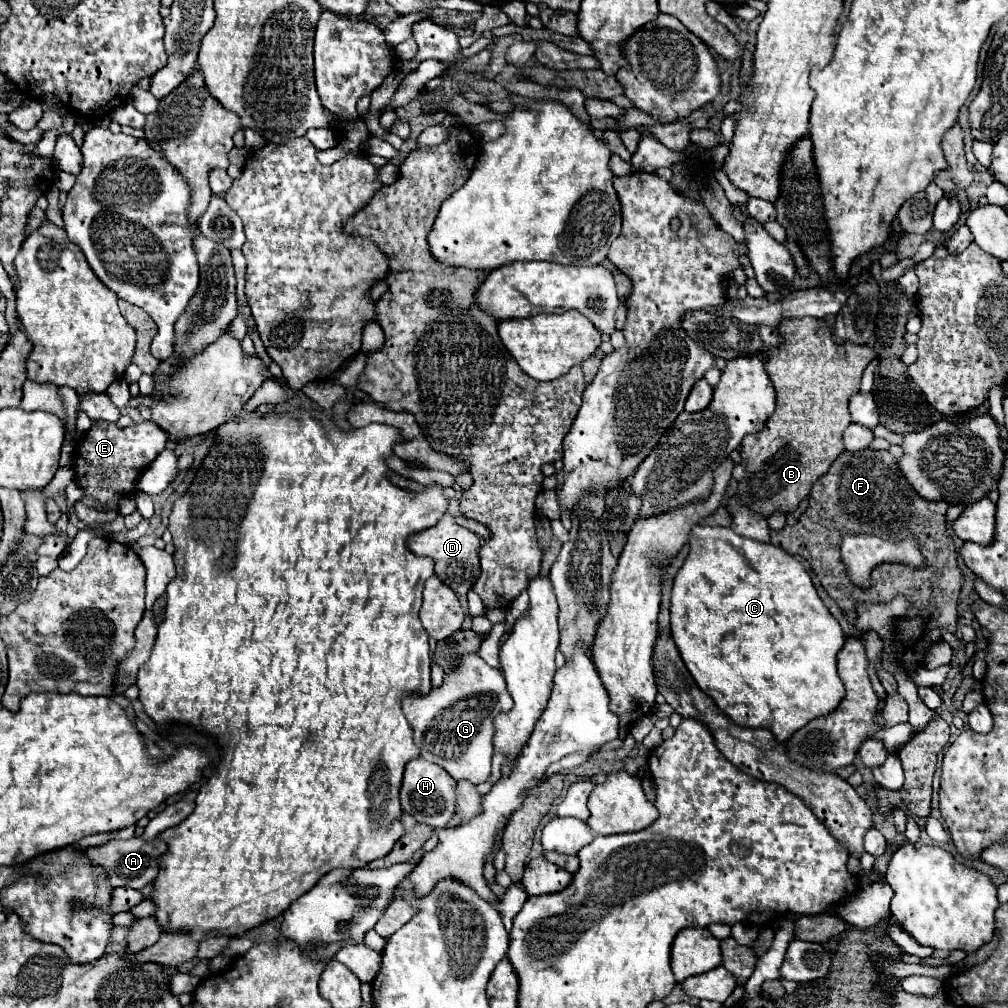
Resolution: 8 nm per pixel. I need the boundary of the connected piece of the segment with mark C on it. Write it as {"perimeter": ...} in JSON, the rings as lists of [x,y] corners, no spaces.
{"perimeter":[[[694,525],[690,531],[690,553],[684,561],[684,565],[680,567],[680,571],[674,577],[674,587],[672,587],[672,605],[670,605],[670,623],[672,623],[672,639],[680,651],[680,657],[684,661],[684,665],[688,667],[690,675],[694,677],[694,681],[698,683],[698,687],[710,695],[716,705],[728,715],[732,717],[734,723],[742,725],[742,727],[752,727],[752,729],[770,729],[774,733],[774,737],[782,743],[790,737],[792,731],[804,727],[808,721],[830,713],[836,709],[836,705],[842,701],[844,697],[844,685],[836,673],[836,655],[844,645],[844,633],[838,625],[838,621],[832,617],[832,613],[826,609],[826,605],[822,603],[822,599],[818,597],[812,579],[808,575],[808,571],[804,569],[804,565],[784,553],[784,549],[772,545],[772,543],[760,543],[754,539],[746,539],[740,537],[738,533],[734,533],[730,527],[710,527],[710,525]]]}

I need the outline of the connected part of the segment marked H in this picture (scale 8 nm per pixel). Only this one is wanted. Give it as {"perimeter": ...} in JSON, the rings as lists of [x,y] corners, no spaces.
{"perimeter":[[[422,757],[412,759],[404,771],[404,781],[402,781],[402,791],[400,791],[402,809],[420,823],[426,823],[434,829],[444,827],[454,815],[454,803],[456,803],[454,785],[456,781],[440,765],[428,763]]]}

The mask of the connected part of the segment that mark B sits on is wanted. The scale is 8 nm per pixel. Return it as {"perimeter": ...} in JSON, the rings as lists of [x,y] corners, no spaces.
{"perimeter":[[[802,317],[782,319],[778,325],[782,337],[780,347],[772,347],[764,357],[764,367],[776,389],[776,411],[764,423],[762,433],[748,435],[742,441],[742,461],[746,463],[746,479],[738,485],[738,495],[744,505],[770,517],[774,511],[790,513],[810,493],[814,481],[822,477],[834,459],[844,451],[842,433],[850,425],[848,401],[860,389],[860,379],[868,363],[874,359],[874,349],[868,345],[856,345],[850,341],[836,343],[832,325],[826,319]]]}

